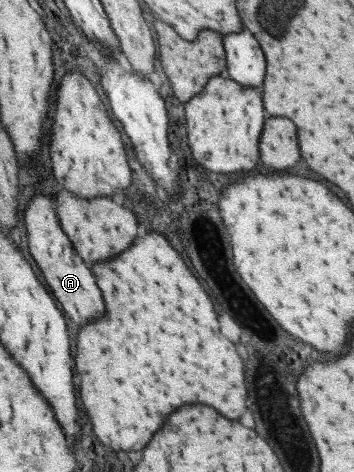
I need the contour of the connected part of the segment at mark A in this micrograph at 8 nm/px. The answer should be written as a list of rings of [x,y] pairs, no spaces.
[[[33,196],[24,210],[24,226],[27,234],[27,248],[36,268],[43,276],[42,282],[49,293],[61,304],[62,312],[75,324],[81,326],[103,314],[101,294],[93,282],[91,272],[85,268],[71,246],[71,241],[59,226],[53,200],[45,196]]]

